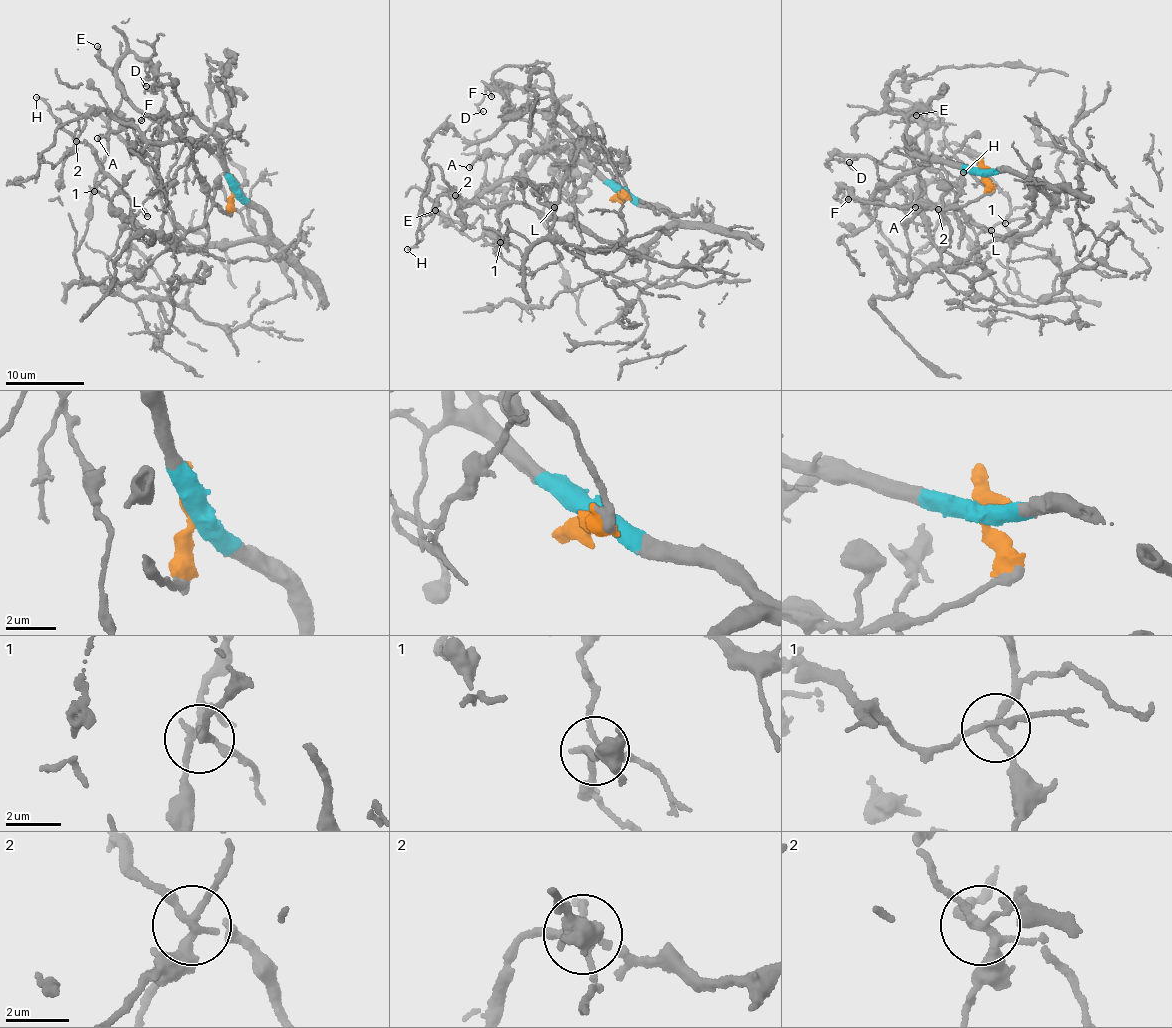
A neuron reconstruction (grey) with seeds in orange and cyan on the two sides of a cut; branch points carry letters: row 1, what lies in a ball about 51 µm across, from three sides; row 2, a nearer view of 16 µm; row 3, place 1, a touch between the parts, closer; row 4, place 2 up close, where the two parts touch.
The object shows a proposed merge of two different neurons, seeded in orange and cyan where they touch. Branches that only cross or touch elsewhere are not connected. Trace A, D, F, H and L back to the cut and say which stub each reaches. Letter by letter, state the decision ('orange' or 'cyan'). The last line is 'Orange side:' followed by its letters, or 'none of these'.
A: orange
D: cyan
F: orange
H: cyan
L: orange
Orange side: A, F, L

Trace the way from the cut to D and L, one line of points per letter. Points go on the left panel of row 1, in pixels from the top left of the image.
D: (233, 191), (216, 148), (184, 139), (186, 129), (176, 85), (159, 84), (154, 79), (143, 81), (145, 86)
L: (233, 191), (230, 212), (214, 206), (204, 222), (122, 283), (107, 267), (119, 235), (139, 212), (147, 216)

